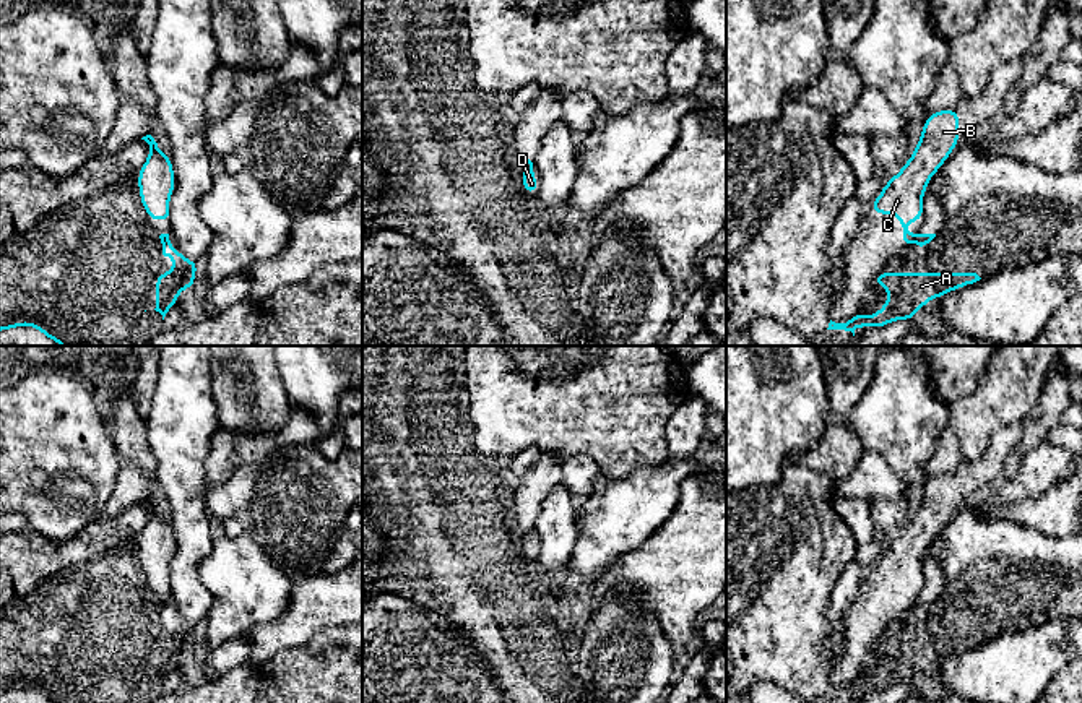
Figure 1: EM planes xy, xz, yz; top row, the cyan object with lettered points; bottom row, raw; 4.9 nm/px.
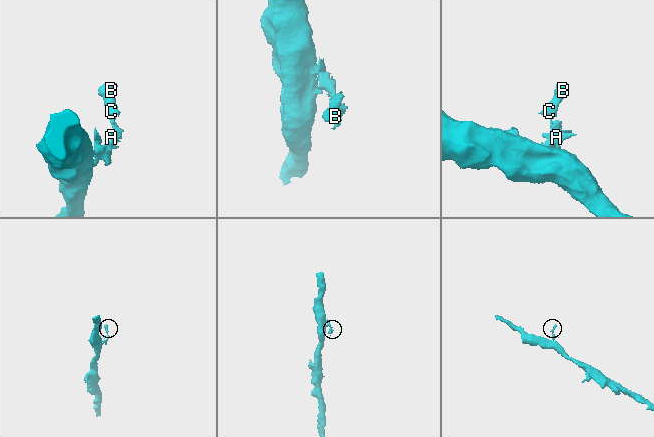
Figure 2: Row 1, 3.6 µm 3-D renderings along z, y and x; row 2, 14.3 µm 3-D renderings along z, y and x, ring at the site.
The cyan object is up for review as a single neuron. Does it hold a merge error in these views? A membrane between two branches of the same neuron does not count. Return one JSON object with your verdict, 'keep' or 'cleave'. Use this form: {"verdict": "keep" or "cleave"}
{"verdict": "cleave"}

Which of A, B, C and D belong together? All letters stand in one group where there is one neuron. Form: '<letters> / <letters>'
A D / B C

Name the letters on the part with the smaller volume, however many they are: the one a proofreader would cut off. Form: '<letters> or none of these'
B, C

